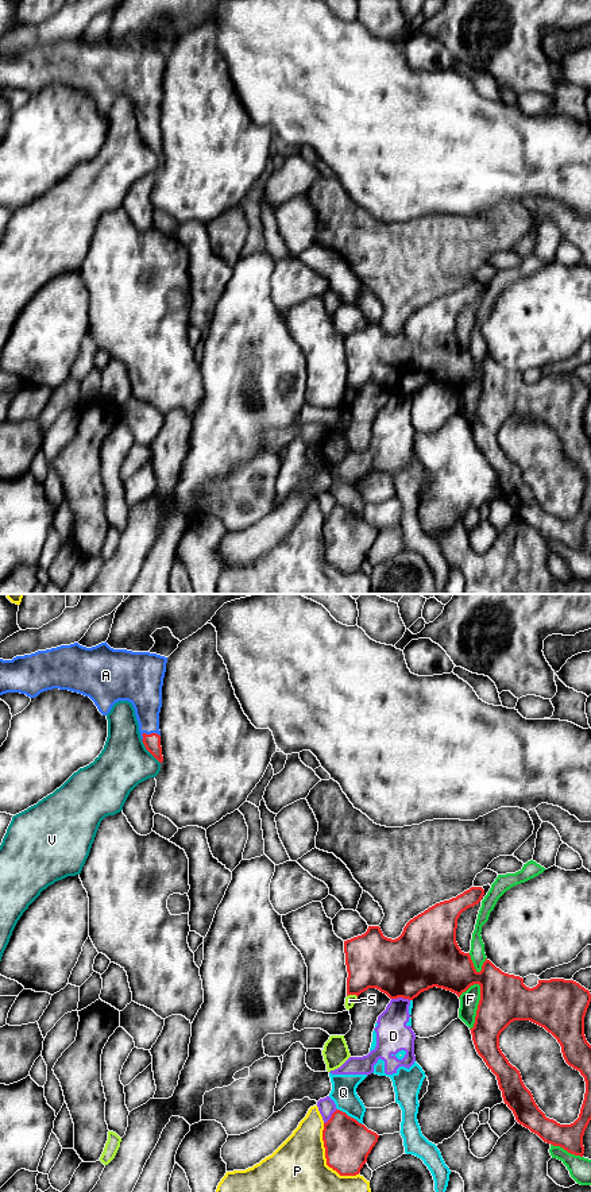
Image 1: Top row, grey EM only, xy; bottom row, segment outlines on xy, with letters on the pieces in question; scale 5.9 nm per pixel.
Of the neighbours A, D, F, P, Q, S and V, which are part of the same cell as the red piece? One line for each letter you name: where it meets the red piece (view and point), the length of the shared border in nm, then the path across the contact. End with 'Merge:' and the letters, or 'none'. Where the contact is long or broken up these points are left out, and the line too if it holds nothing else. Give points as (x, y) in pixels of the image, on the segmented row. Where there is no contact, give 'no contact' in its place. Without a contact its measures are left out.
A: contact xy (151, 733); length 120 nm; way xy (151, 741), (151, 733), (145, 693)
Merge: A

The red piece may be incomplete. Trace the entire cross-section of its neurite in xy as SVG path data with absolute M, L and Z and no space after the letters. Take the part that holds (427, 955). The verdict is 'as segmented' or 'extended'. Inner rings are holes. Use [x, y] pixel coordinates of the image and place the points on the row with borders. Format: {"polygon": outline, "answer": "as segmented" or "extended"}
{"polygon": "M471 887L456 898L436 903L410 919L395 940L385 937L379 926L368 926L364 934L344 941L347 996L359 996L368 988L376 988L390 999L413 1000L421 992L437 987L460 998L471 985L479 984L480 1000L474 1027L470 1030L478 1054L497 1076L505 1104L513 1111L519 1125L537 1134L544 1142L583 1157L583 1135L591 1120L591 1045L584 1035L584 1017L591 994L579 983L564 979L538 980L536 987L529 988L522 977L502 972L487 958L482 971L478 972L470 953L459 948L456 929L460 914L478 904L483 895L482 887ZM514 1021L530 1021L551 1033L560 1044L565 1062L584 1077L584 1100L579 1118L573 1123L560 1125L546 1118L525 1087L519 1071L502 1053L499 1035Z", "answer": "as segmented"}

